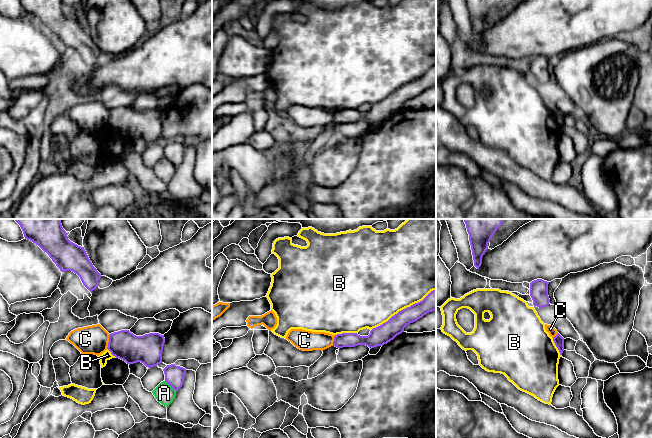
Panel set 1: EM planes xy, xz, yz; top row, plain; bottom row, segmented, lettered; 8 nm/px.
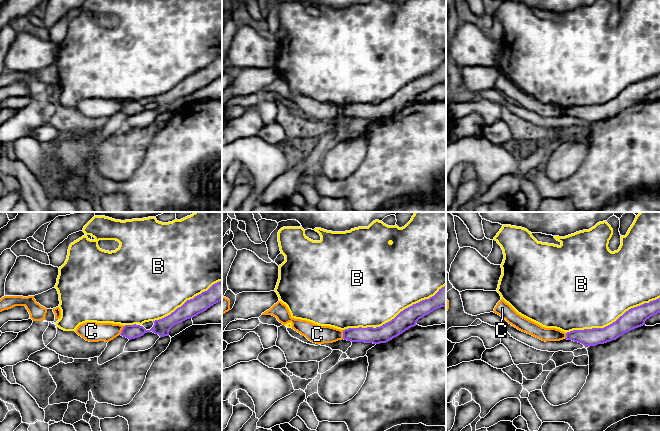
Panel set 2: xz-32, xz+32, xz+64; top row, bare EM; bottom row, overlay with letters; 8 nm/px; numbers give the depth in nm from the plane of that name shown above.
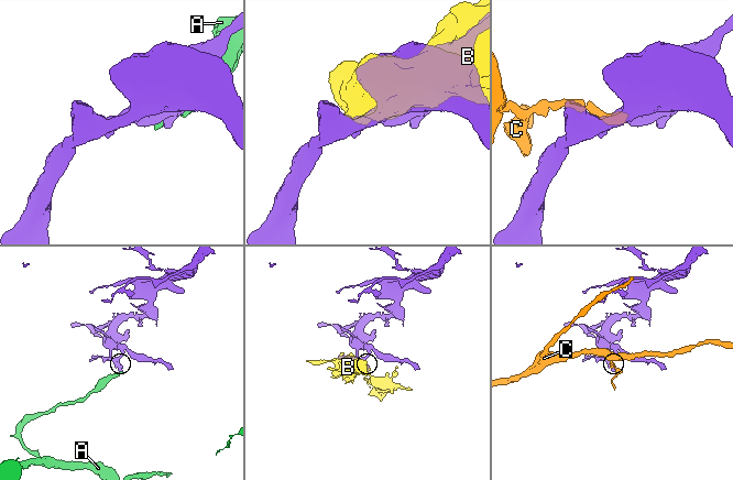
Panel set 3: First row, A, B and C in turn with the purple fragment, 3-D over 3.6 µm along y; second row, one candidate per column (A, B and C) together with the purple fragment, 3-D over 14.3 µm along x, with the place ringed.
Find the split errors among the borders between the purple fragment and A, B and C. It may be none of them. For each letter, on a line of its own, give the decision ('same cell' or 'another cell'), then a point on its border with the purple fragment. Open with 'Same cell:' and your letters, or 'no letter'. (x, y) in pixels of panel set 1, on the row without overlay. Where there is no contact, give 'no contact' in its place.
Same cell: no letter
A: another cell; contact xy (171, 162)
B: another cell; contact xz (403, 85)
C: another cell; contact xy (109, 117)

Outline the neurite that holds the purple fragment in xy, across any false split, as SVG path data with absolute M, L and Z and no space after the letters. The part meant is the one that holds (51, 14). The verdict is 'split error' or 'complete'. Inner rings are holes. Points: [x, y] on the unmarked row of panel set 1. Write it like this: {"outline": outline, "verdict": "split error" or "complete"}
{"outline": "M19 0L25 15L46 28L61 48L72 47L92 68L98 63L101 50L93 42L84 23L68 15L62 0Z", "verdict": "complete"}

